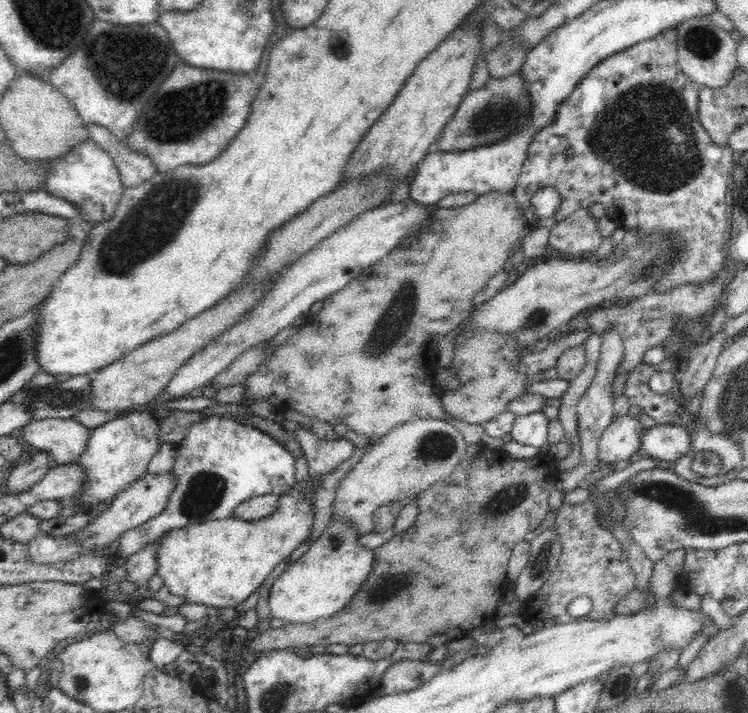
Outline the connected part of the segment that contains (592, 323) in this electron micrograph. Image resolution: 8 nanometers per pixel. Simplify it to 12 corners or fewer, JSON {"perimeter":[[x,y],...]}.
{"perimeter":[[726,266],[709,283],[648,292],[625,307],[603,305],[570,325],[602,336],[616,329],[624,359],[641,364],[684,322],[712,313]]}

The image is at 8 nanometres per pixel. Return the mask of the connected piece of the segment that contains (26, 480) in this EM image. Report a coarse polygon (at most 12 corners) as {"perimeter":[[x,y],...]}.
{"perimeter":[[45,450],[11,468],[7,492],[16,494],[36,484],[51,470]]}

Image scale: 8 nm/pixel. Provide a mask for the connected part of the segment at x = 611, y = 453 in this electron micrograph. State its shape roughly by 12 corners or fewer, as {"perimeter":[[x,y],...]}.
{"perimeter":[[613,417],[597,446],[614,466],[639,450],[638,417]]}

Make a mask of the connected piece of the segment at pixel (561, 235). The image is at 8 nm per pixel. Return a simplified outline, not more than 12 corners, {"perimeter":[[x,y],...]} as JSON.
{"perimeter":[[578,209],[549,227],[548,246],[570,258],[600,248],[600,225]]}

